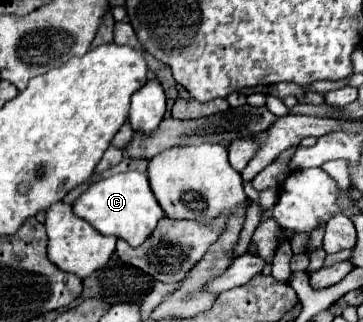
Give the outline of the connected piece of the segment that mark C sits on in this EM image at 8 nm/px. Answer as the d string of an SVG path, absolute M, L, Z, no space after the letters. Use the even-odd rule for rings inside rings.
M124 172L110 178L100 178L76 198L72 208L76 216L90 222L100 234L124 238L130 246L140 246L156 228L160 216L164 216L160 204L152 196L148 176L142 172Z

